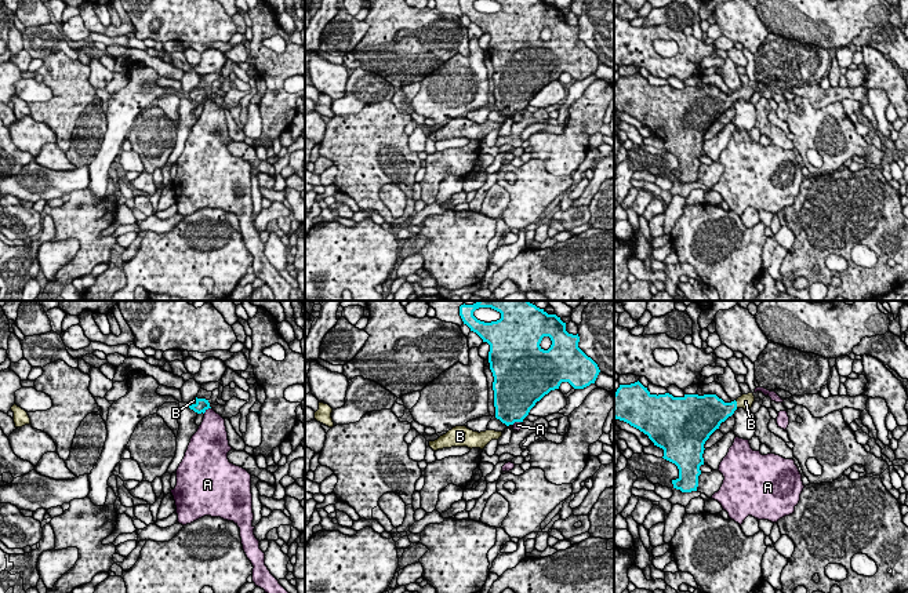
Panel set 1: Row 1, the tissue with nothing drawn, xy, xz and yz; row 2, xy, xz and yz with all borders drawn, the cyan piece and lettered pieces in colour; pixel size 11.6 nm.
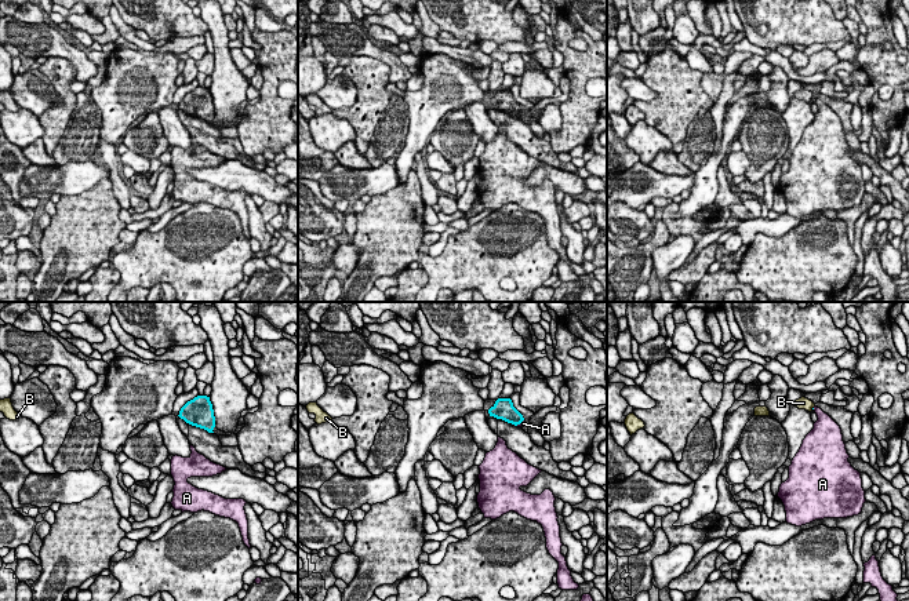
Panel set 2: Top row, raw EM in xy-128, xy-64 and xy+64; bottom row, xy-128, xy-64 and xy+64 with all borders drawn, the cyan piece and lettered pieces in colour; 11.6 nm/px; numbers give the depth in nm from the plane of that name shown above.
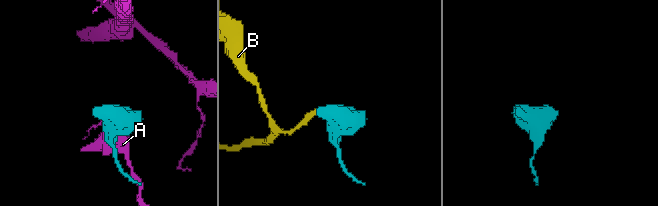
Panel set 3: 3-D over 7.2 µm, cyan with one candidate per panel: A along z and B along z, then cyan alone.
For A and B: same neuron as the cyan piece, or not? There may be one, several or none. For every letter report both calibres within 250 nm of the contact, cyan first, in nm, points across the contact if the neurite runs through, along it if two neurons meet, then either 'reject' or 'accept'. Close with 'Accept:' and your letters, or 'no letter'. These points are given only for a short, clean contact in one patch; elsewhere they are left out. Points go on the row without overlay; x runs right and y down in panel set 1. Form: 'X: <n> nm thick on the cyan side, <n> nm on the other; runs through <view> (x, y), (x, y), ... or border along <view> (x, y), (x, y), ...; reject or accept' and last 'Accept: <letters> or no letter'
A: 160 nm thick on the cyan side, 300 nm on the other; border along xy (210, 98), (203, 104); reject
B: 300 nm thick on the cyan side, 170 nm on the other; runs through yz (715, 101), (726, 101), (736, 95), (745, 93); accept
Accept: B

